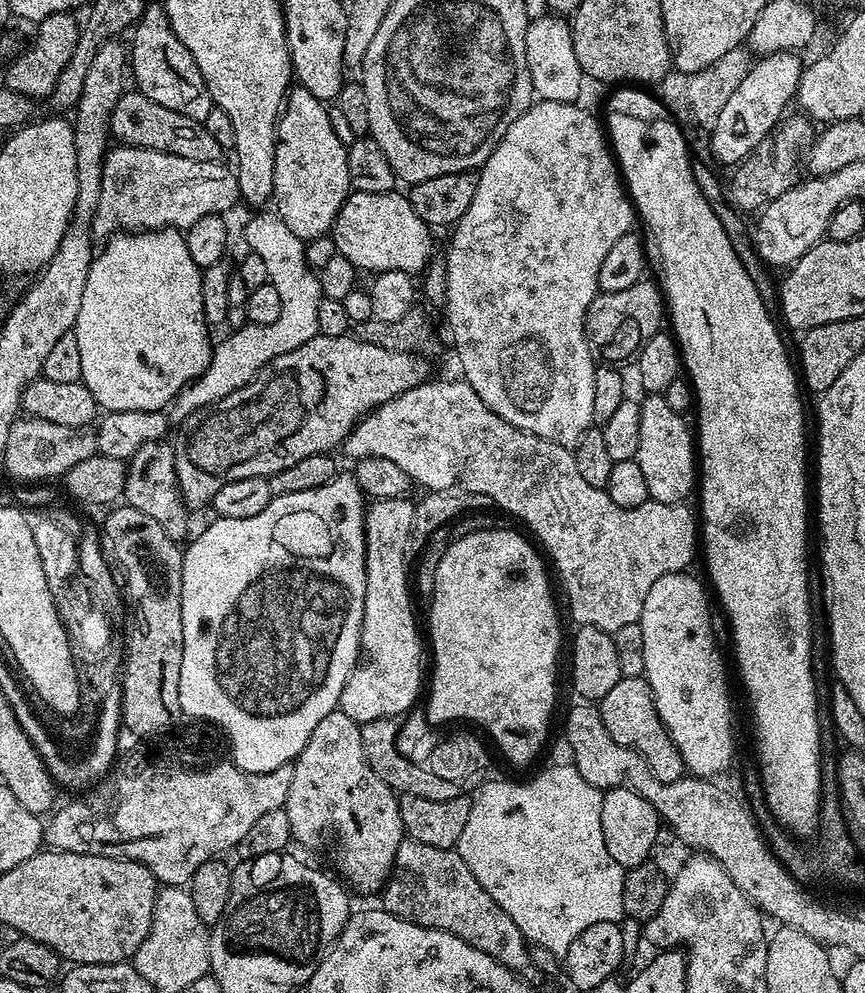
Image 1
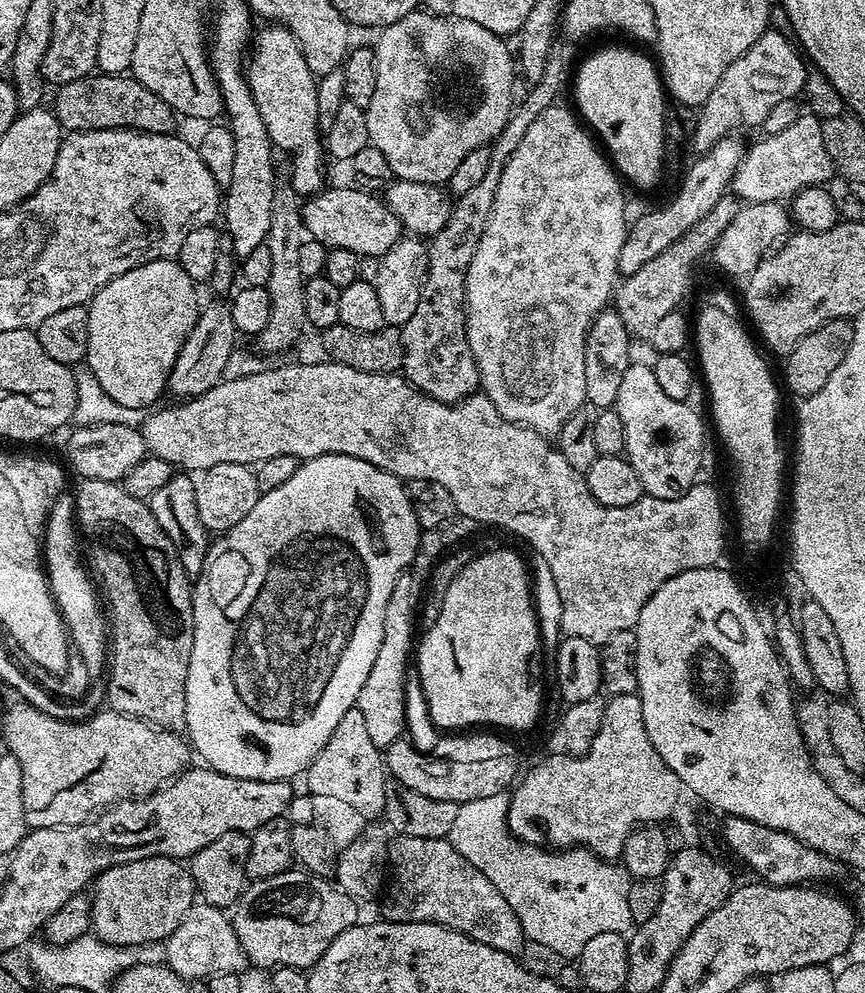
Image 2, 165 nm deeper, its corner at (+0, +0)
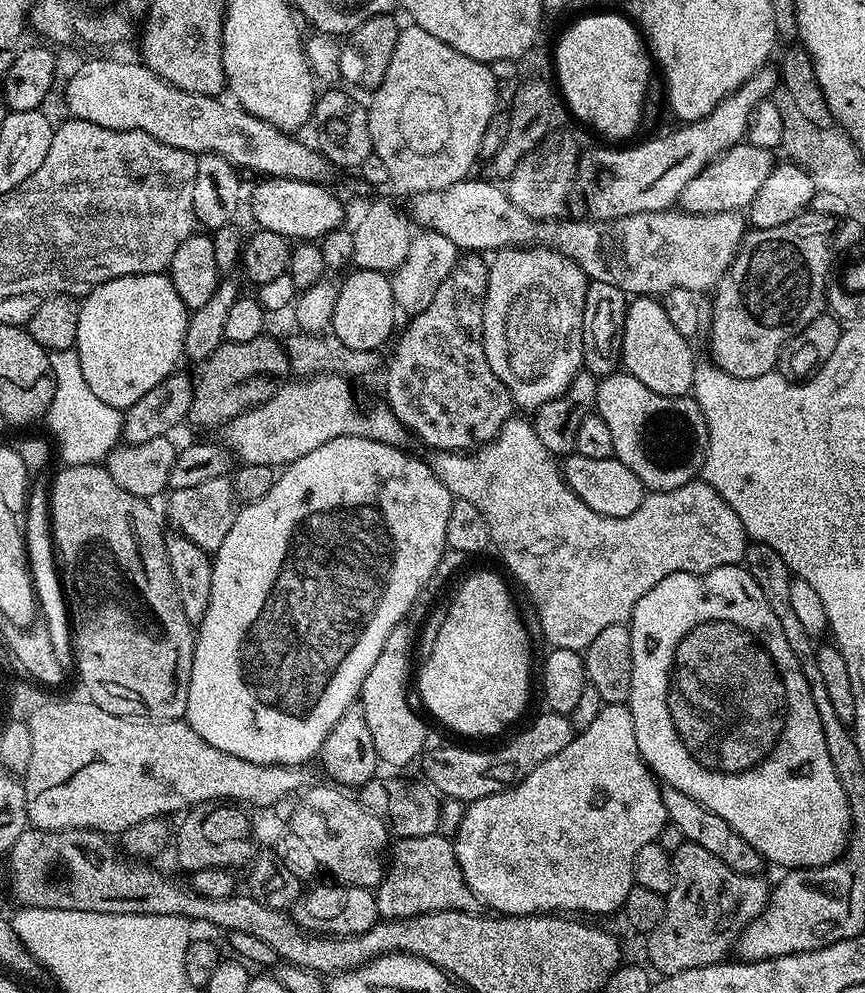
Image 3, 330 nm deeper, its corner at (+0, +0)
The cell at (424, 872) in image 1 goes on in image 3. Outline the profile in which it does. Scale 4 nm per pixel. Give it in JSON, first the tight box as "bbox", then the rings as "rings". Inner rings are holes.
{"bbox":[375,834,478,920],"rings":[[[437,834],[423,836],[422,838],[397,839],[390,848],[390,863],[384,873],[384,879],[380,881],[380,887],[375,889],[376,901],[381,917],[385,920],[405,920],[431,912],[476,912],[478,901],[466,878],[462,878],[462,870],[458,866],[456,851],[452,840],[447,835]]]}

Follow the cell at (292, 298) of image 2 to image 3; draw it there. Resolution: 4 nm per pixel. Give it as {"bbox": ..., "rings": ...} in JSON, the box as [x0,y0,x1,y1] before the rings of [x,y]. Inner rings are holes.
{"bbox":[187,334,290,428],"rings":[[[265,334],[254,338],[254,342],[225,342],[220,345],[214,354],[210,354],[208,360],[203,361],[200,377],[197,375],[194,380],[194,398],[188,411],[187,423],[197,424],[200,428],[216,428],[229,424],[238,414],[266,402],[280,385],[285,383],[290,376],[288,355],[285,352],[285,345],[279,340],[276,341],[271,334]]]}

